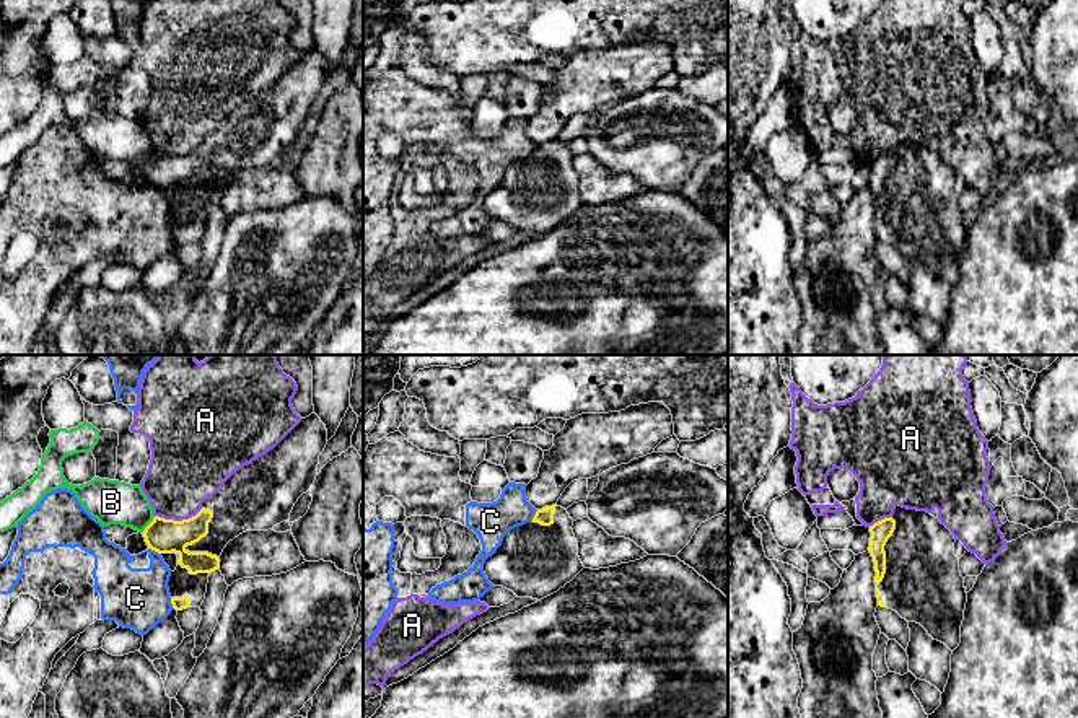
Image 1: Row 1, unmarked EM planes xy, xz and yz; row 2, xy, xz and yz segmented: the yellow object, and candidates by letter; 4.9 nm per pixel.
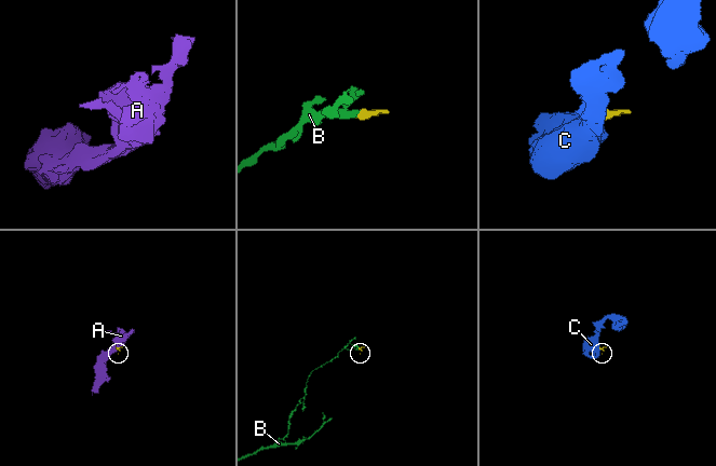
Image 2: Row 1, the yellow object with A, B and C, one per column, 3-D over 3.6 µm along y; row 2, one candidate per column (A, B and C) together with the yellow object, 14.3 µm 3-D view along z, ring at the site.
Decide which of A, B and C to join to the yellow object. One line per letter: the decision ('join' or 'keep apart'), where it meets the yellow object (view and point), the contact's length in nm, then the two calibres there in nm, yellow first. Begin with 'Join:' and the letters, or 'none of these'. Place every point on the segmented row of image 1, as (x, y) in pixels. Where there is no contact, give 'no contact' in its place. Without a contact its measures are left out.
Join: none of these
A: keep apart; meets yellow in xy at (178, 521); contact 240 nm long; 180 nm thick on the yellow side, 340 nm on the other
B: keep apart; meets yellow in xy at (148, 525); contact 110 nm long; 180 nm thick on the yellow side, 220 nm on the other
C: keep apart; meets yellow in xy at (153, 549); contact 70 nm long; 180 nm thick on the yellow side, 300 nm on the other

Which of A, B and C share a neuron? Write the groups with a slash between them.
A / B / C

